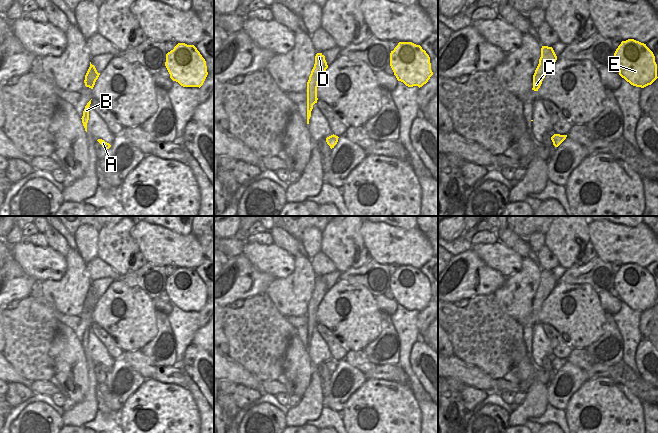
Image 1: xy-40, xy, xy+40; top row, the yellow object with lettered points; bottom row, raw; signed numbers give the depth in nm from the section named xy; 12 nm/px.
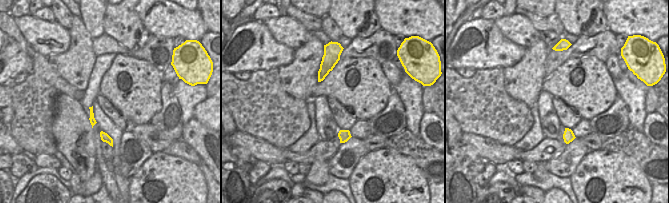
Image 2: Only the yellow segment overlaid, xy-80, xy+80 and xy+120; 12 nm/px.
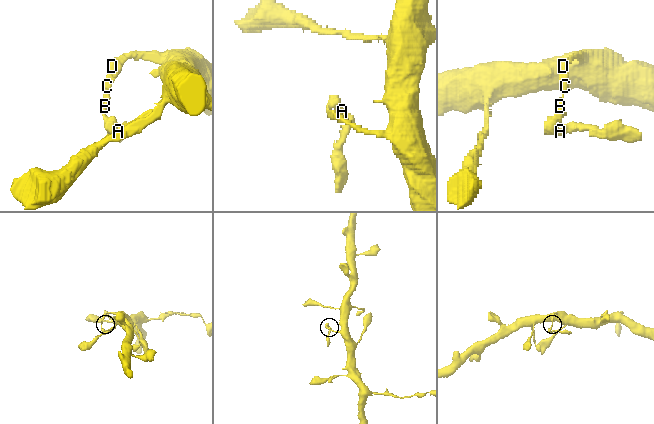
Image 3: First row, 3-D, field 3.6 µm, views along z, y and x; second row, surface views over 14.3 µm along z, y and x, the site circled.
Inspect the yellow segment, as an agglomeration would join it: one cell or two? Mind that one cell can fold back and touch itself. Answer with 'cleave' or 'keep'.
keep

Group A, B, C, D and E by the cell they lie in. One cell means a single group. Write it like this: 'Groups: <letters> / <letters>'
Groups: A B C D E

